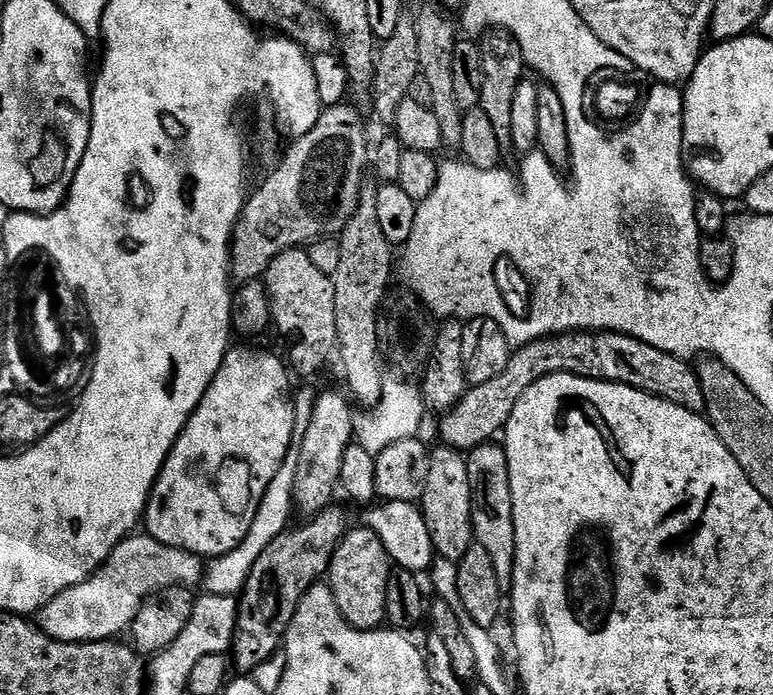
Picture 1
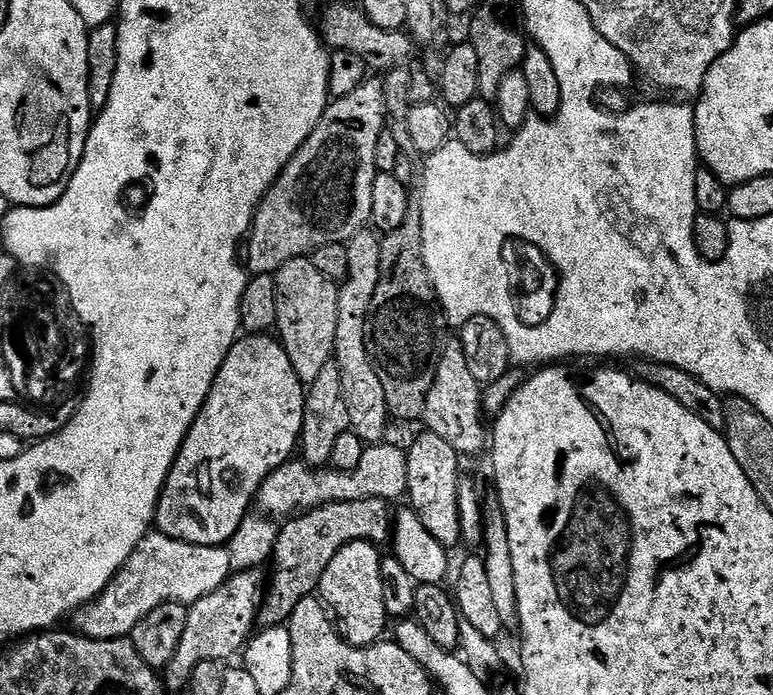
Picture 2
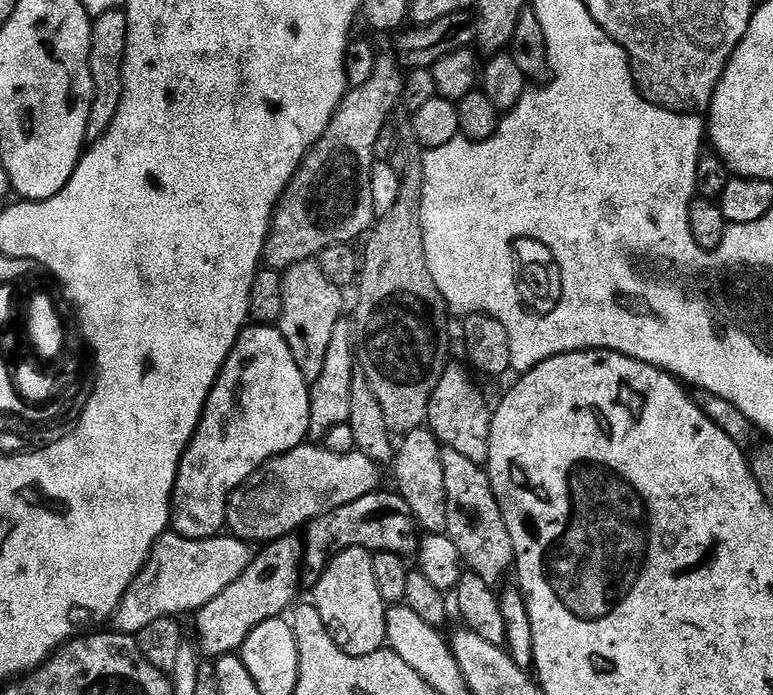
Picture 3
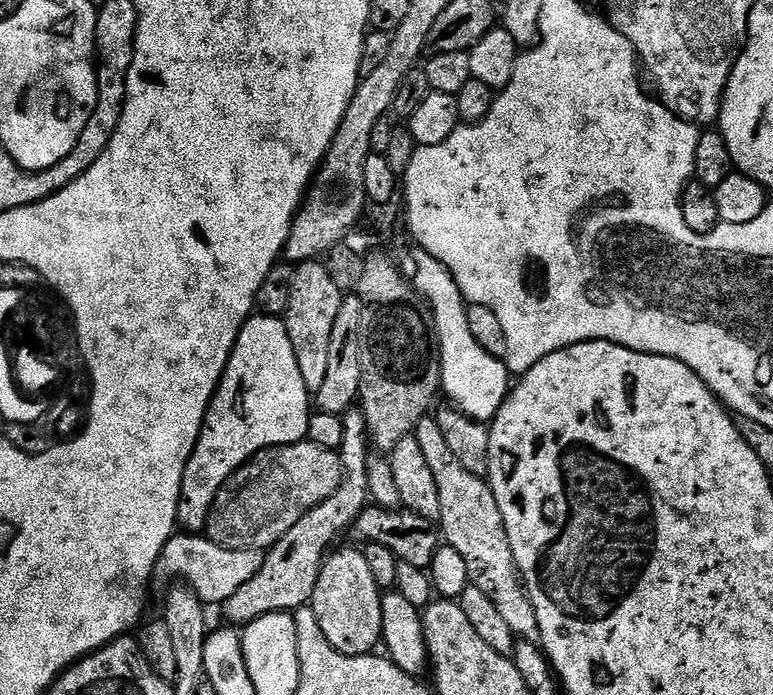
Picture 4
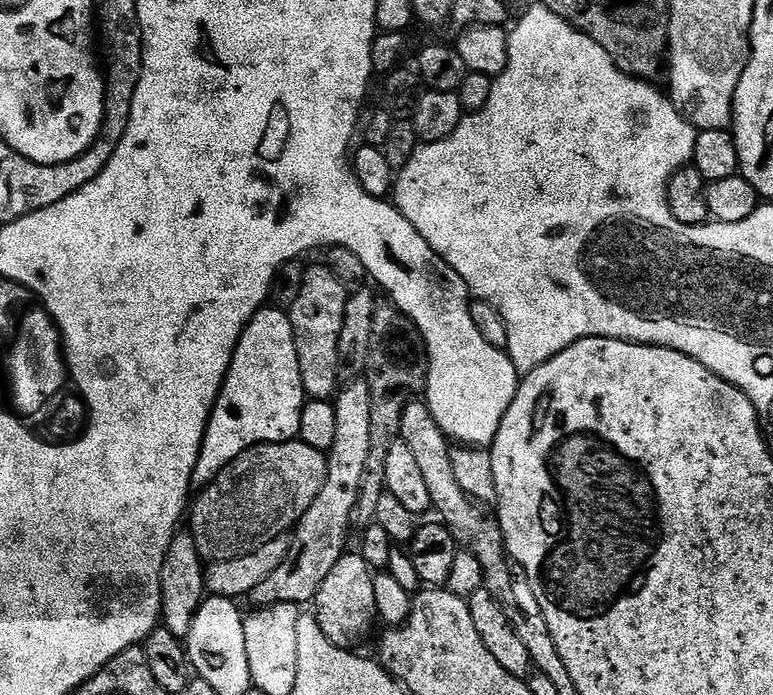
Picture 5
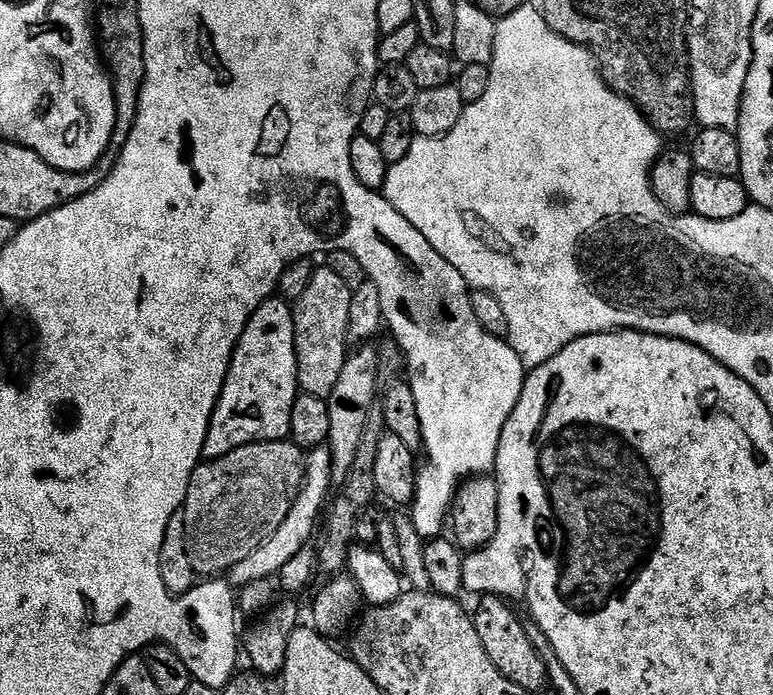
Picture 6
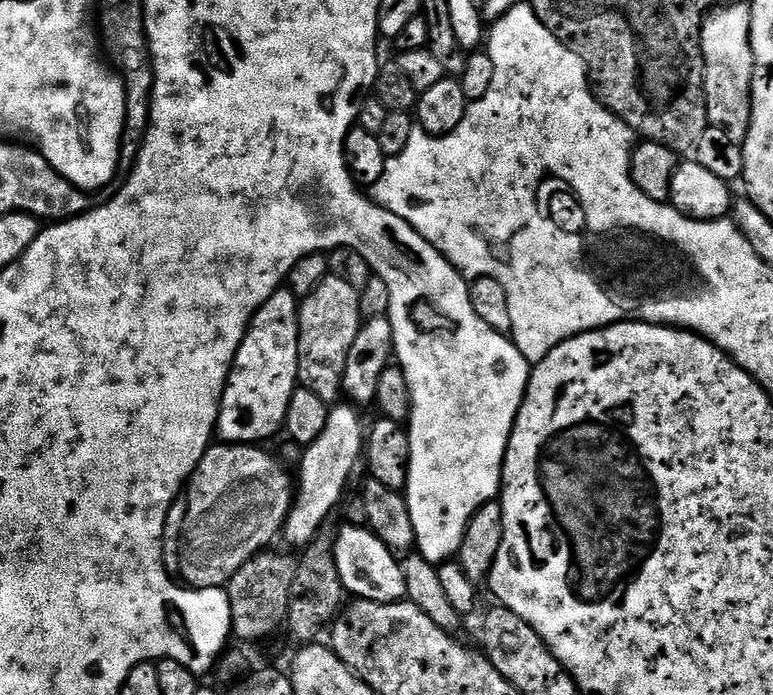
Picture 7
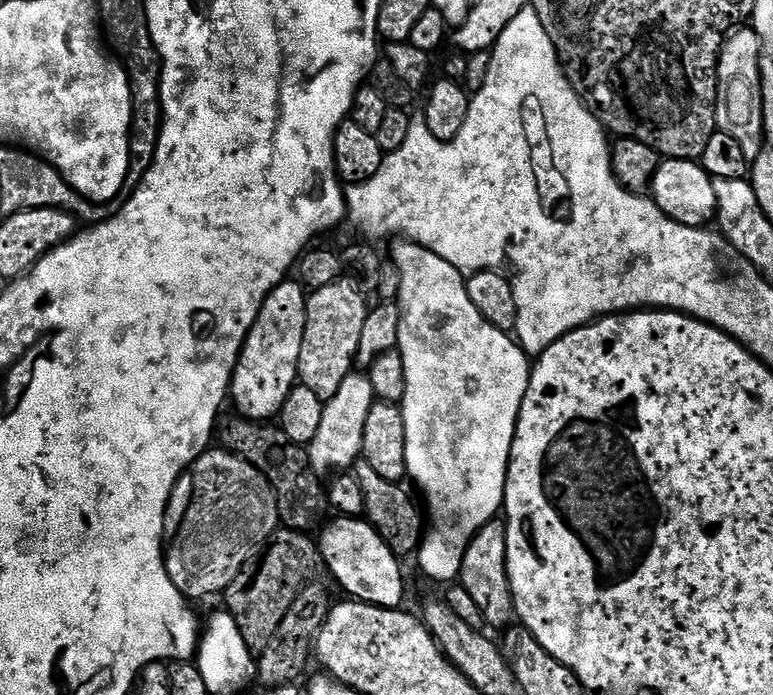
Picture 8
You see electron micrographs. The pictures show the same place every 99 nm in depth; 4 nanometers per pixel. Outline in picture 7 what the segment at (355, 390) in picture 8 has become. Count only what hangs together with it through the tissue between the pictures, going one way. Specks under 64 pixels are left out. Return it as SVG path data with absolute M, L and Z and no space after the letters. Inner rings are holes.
M340 402L329 411L326 418L326 427L322 429L322 435L314 438L314 442L303 449L304 457L300 460L300 480L298 476L298 487L294 492L292 508L288 511L288 522L282 529L282 540L288 544L293 544L296 550L303 549L312 543L320 534L320 529L325 527L328 515L332 511L341 507L345 499L344 487L348 484L348 479L352 476L352 471L356 468L356 463L361 463L362 453L366 448L366 424L360 421L357 409L351 403Z

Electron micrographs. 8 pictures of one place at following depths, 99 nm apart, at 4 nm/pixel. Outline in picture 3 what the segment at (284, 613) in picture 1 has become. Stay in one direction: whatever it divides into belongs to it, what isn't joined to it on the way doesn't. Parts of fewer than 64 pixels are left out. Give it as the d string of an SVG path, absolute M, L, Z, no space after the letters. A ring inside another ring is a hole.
M377 490L366 494L366 498L358 498L358 502L350 502L346 506L338 506L325 516L319 516L307 525L303 533L304 558L302 568L312 578L318 578L326 570L326 566L337 552L345 552L347 548L365 548L367 552L393 552L405 558L412 558L419 553L422 530L410 514L410 506L395 490Z

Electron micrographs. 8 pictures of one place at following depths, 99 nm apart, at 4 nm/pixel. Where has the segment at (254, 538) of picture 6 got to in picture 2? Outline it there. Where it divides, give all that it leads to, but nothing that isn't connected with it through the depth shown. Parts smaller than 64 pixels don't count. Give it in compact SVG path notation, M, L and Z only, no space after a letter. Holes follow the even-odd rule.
M381 442L365 447L362 462L345 472L335 470L313 470L305 464L303 459L293 458L288 463L270 473L260 483L260 490L256 493L255 503L260 504L259 511L264 516L272 518L284 516L291 518L309 508L317 508L323 504L334 502L354 502L366 498L378 498L395 502L408 491L406 480L407 451L396 444Z

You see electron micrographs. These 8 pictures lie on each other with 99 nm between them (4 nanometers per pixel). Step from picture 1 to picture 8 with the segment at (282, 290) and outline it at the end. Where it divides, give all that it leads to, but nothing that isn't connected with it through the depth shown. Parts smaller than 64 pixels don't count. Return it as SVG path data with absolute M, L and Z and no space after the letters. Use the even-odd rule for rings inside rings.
M341 278L312 292L306 306L306 334L302 334L302 354L298 354L299 383L306 385L324 401L338 394L338 386L354 370L358 342L362 338L362 325L366 322L370 304L365 293L351 280Z

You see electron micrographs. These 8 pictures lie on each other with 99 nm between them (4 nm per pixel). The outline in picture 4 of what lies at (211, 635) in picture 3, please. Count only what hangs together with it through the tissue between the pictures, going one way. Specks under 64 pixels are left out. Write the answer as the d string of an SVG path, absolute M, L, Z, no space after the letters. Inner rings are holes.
M356 406L343 413L343 417L344 433L342 446L338 451L340 466L344 469L344 481L333 496L326 498L326 502L311 508L298 522L298 526L290 526L288 533L273 548L267 549L262 570L258 570L258 574L254 574L254 578L250 578L246 586L241 586L235 594L230 594L230 598L224 601L222 611L229 625L245 626L266 614L295 613L296 609L305 607L312 599L318 574L330 549L337 543L335 540L347 528L349 531L365 508L369 507L366 474L370 455L370 436L366 418L363 411Z

